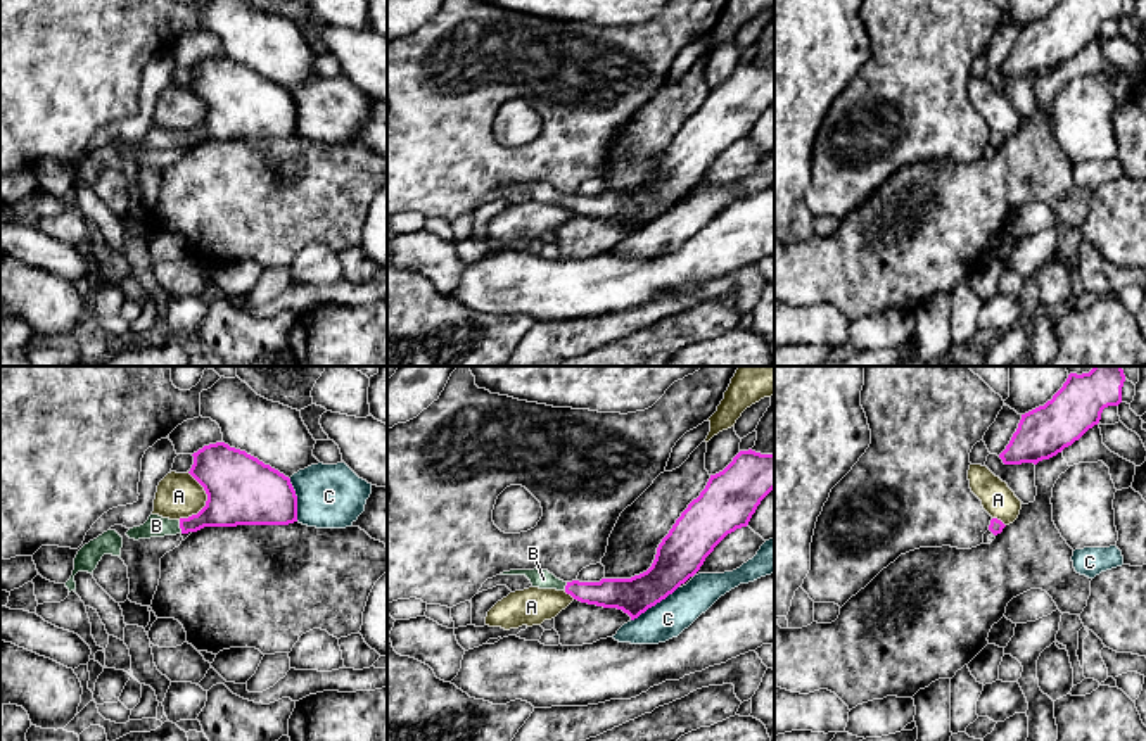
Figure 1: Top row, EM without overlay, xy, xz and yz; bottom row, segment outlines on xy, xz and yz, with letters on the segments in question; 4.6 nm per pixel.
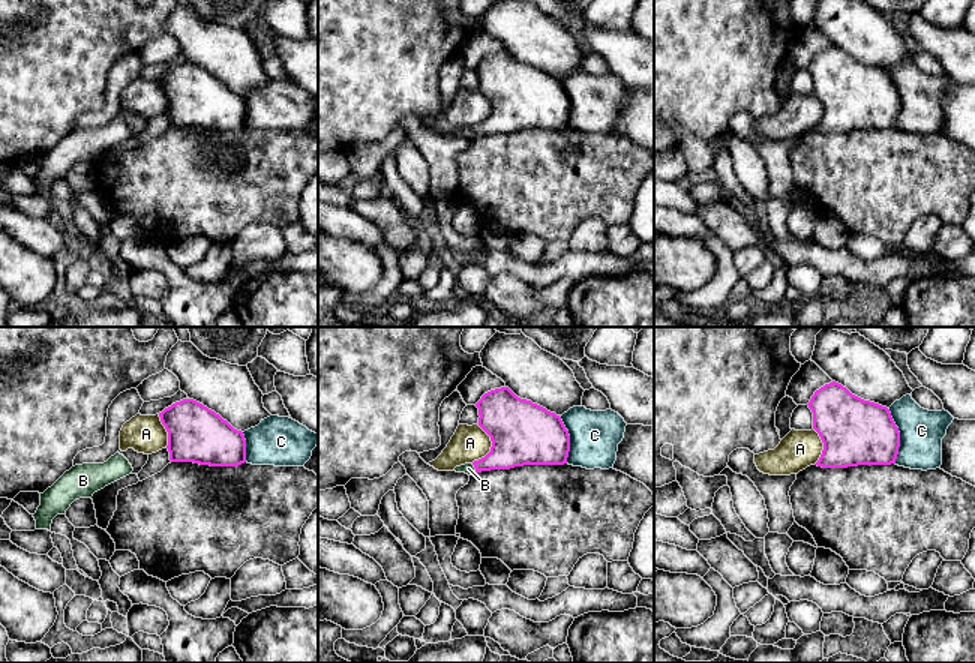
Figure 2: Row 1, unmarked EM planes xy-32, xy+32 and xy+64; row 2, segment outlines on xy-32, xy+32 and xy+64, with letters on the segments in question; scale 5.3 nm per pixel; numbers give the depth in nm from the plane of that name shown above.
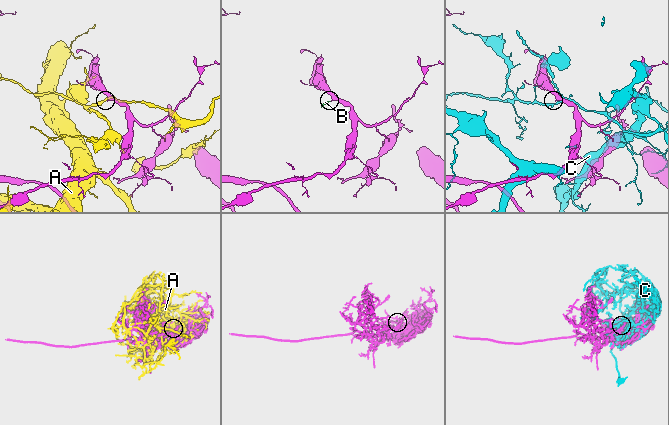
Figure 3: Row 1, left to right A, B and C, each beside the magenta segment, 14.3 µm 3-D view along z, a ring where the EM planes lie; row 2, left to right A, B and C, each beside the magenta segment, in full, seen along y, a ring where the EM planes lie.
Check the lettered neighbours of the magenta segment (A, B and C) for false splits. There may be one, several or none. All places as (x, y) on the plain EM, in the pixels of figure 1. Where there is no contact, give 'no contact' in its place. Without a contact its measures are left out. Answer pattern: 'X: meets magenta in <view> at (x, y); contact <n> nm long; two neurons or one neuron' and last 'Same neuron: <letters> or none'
A: meets magenta in xy at (206, 114); contact 220 nm long; two neurons
B: meets magenta in xy at (180, 140); contact 70 nm long; one neuron
C: meets magenta in xz at (654, 218); contact 280 nm long; two neurons
Same neuron: B

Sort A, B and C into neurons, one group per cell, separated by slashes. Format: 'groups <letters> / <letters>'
groups A / B / C

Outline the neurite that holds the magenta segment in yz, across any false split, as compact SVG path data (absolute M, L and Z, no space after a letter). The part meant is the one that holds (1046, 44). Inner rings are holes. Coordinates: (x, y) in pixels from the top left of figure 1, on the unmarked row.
M1061 0L1044 19L1022 28L999 71L1004 78L1049 73L1098 38L1105 21L1120 16L1122 0Z

